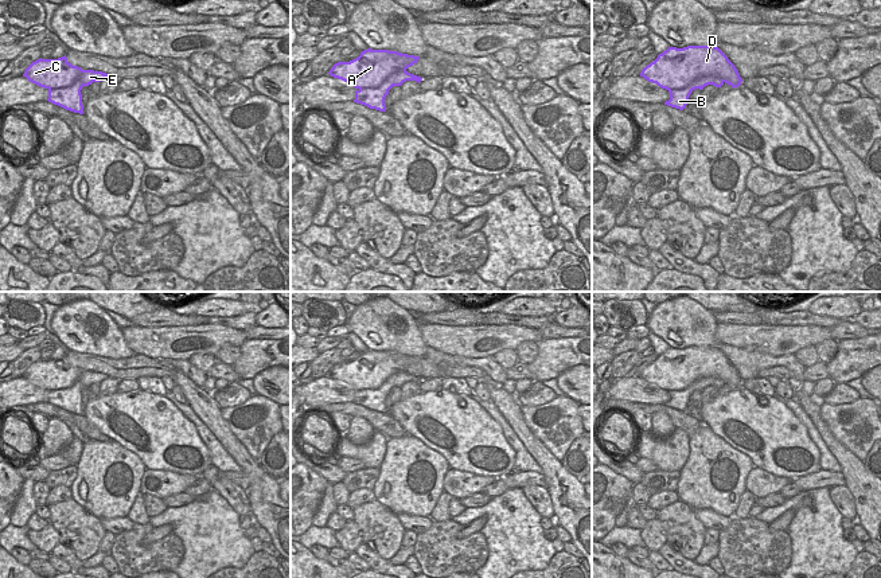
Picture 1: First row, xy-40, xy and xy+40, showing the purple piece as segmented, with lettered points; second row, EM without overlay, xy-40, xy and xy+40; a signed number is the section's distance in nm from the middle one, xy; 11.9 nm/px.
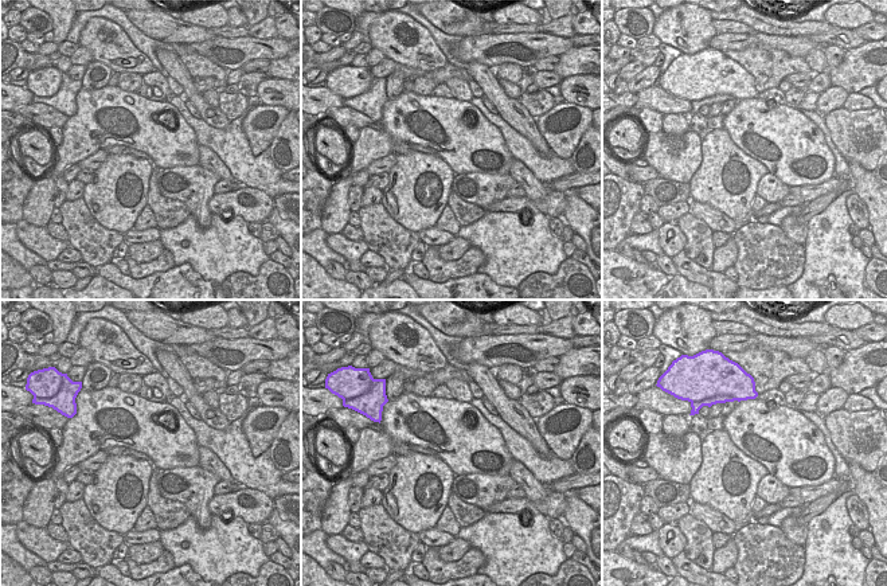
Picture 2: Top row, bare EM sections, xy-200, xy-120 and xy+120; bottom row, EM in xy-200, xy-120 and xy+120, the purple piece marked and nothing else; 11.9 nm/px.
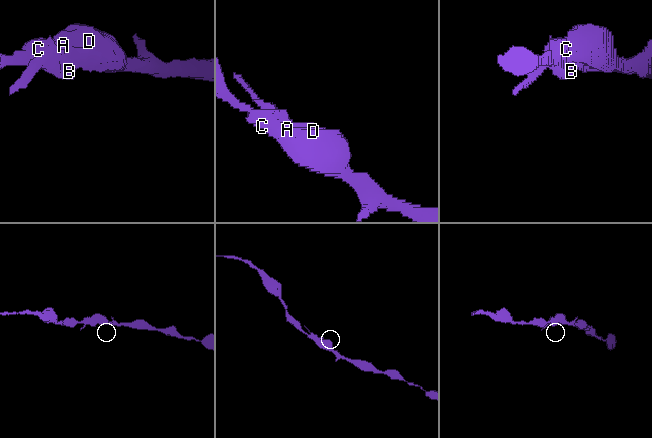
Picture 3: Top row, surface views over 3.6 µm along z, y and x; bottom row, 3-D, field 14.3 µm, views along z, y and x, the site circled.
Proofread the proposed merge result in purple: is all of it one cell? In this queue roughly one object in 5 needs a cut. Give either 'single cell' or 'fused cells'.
single cell

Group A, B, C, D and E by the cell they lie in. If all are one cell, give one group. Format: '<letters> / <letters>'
A B C D E

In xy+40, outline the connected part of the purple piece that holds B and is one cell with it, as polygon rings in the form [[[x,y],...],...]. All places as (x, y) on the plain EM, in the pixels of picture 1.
[[[687,347],[683,349],[668,348],[658,359],[647,366],[640,378],[670,394],[670,401],[664,406],[683,411],[693,391],[702,391],[707,386],[721,388],[724,384],[733,390],[742,383],[737,370],[728,358],[714,347]]]

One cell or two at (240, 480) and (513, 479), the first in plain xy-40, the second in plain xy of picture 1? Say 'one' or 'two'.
one

